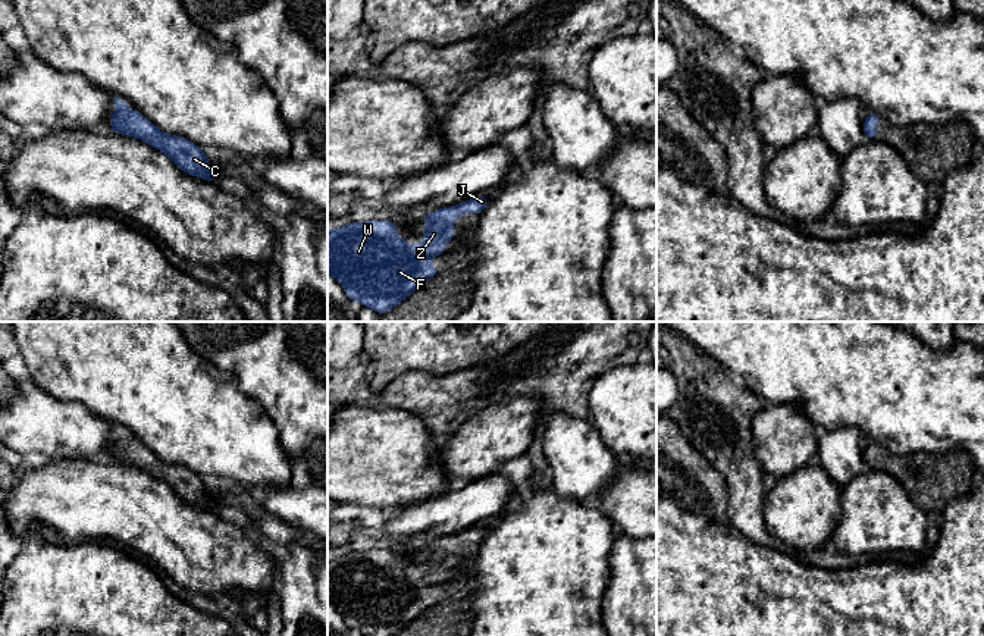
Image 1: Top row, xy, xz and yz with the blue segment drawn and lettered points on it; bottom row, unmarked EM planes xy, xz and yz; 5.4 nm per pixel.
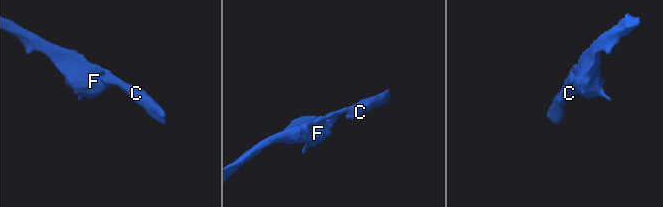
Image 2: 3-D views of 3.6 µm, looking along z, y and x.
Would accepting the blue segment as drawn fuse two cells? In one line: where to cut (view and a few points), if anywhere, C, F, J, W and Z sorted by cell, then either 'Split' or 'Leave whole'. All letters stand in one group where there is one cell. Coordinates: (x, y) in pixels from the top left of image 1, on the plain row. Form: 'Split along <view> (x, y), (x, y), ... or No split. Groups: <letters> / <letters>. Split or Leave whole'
No split. Groups: C F J W Z. Leave whole

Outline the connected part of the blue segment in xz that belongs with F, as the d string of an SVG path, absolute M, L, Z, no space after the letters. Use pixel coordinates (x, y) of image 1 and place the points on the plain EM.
M477 524L427 542L423 548L426 558L422 563L426 568L420 573L405 573L392 549L351 551L328 560L328 602L344 615L350 629L361 632L363 636L395 636L438 604L438 596L429 595L427 590L441 585L444 574L454 567L455 555L449 549L464 542L482 542L486 535L488 526Z

